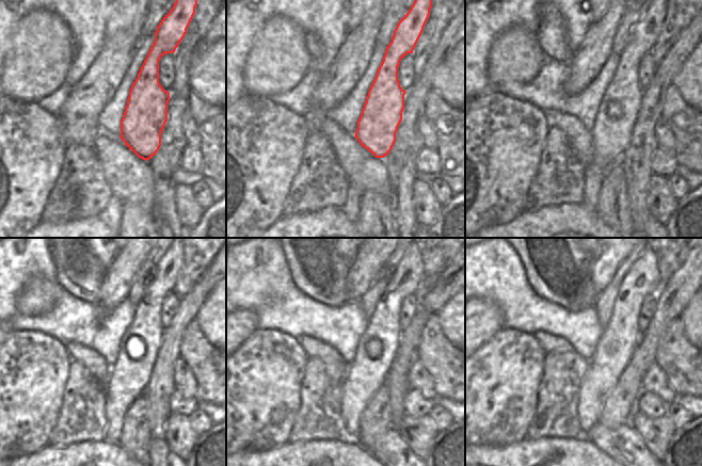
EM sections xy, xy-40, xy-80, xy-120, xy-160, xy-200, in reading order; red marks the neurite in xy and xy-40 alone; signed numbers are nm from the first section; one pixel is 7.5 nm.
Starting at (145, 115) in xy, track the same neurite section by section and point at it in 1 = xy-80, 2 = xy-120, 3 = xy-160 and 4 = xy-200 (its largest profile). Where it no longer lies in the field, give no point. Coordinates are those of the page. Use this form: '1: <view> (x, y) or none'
1: xy-80 (613, 133)
2: xy-120 (146, 324)
3: xy-160 (384, 324)
4: xy-200 (622, 332)

